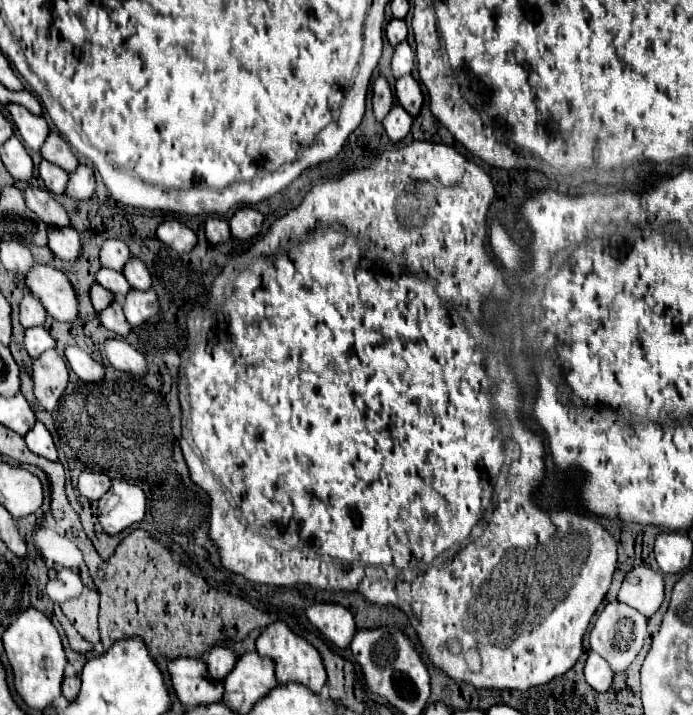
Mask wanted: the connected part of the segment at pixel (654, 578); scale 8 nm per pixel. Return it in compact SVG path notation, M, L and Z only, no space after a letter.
M644 566L634 568L626 574L622 588L618 592L618 600L636 608L642 616L650 618L658 612L664 600L662 574Z

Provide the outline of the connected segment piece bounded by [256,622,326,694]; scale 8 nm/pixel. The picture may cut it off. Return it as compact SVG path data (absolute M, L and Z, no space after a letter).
M284 622L270 624L266 630L256 640L256 652L260 656L272 658L276 664L276 680L278 684L288 684L288 682L298 682L310 688L314 694L320 694L324 682L326 682L326 670L322 664L322 658L318 656L318 650L310 646L304 638L296 636Z

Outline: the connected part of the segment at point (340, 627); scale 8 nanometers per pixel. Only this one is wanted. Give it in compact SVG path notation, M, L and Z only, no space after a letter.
M312 604L310 608L306 608L306 618L336 648L346 650L350 646L350 640L356 632L350 610L338 604Z

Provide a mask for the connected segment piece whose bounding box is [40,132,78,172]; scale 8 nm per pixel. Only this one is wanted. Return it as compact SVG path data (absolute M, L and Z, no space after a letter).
M50 132L46 142L40 148L40 154L44 160L64 168L66 172L72 172L78 166L78 158L74 156L74 152L70 150L70 146L66 144L66 140L62 140L56 132Z

